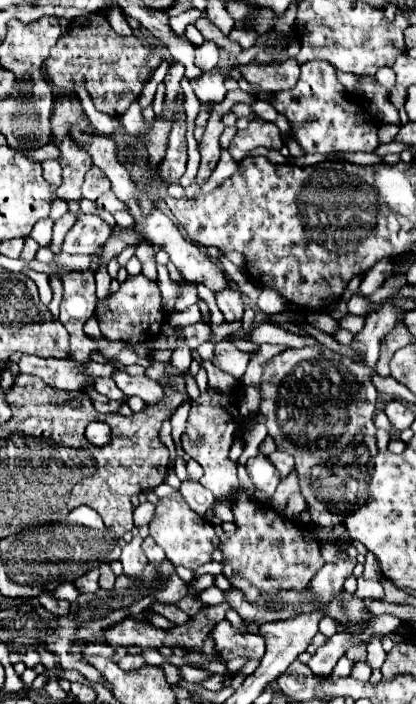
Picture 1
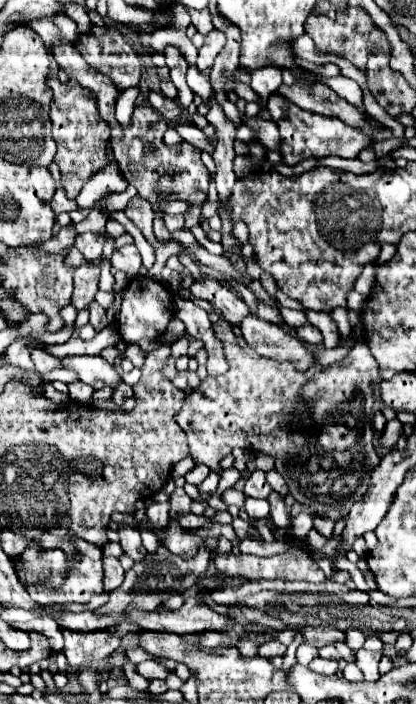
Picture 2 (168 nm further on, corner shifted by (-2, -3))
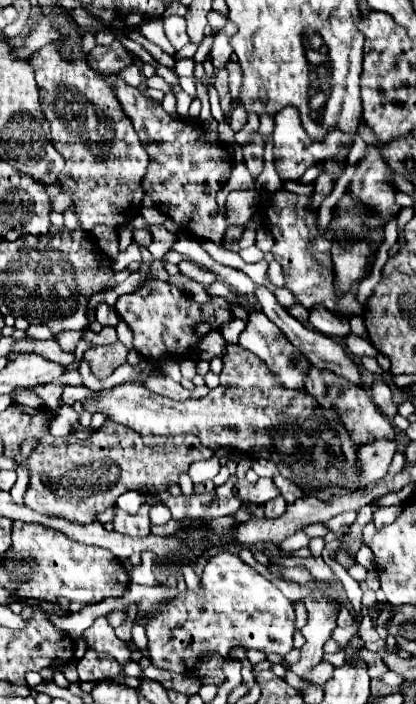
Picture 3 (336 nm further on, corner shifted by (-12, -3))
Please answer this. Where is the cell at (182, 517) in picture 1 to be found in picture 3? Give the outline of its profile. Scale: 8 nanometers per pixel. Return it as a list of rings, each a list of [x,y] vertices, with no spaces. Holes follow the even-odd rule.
[[[214,456],[205,461],[194,462],[189,470],[188,474],[192,480],[207,480],[213,479],[220,470],[220,463],[217,456]]]

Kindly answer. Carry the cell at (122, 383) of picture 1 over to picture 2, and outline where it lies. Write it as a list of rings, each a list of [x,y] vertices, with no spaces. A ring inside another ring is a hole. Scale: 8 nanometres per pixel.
[[[86,355],[84,357],[64,357],[60,367],[74,371],[78,375],[78,381],[90,385],[92,389],[102,389],[106,385],[116,387],[122,383],[114,367],[98,355],[96,357],[86,357]]]

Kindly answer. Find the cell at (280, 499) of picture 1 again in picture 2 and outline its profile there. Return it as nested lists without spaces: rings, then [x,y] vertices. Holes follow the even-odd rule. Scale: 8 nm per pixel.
[[[272,491],[268,497],[268,503],[270,503],[270,515],[272,515],[276,527],[288,527],[290,521],[288,521],[288,513],[284,509],[284,499]]]

